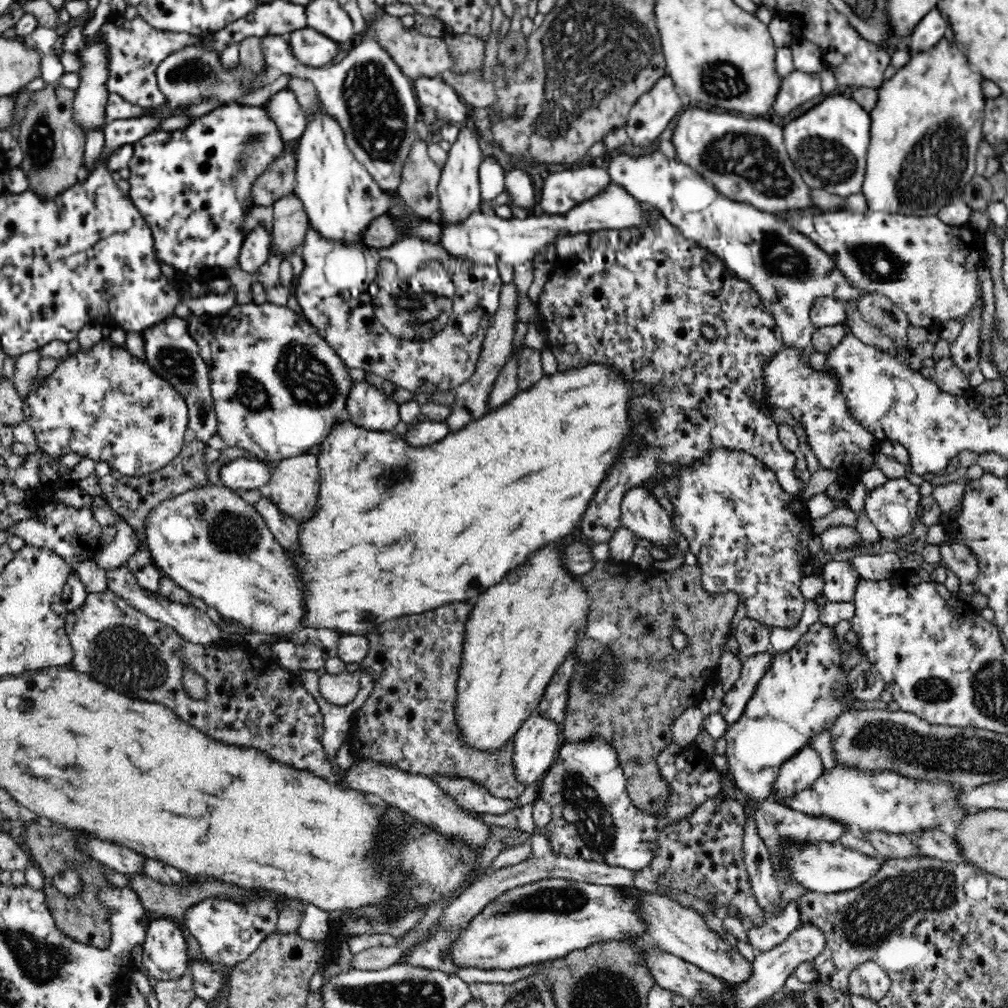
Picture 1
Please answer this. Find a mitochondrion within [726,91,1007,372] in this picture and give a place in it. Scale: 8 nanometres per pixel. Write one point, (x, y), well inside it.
(931, 171)

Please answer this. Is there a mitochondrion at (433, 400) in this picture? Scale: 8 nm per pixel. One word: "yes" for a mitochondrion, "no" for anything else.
no

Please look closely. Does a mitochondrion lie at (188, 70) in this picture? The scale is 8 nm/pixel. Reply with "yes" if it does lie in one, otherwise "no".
yes

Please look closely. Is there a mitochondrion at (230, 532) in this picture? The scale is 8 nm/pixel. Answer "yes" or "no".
yes

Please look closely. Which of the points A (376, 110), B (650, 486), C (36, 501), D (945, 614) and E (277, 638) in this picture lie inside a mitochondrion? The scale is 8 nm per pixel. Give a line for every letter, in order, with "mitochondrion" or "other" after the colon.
A: mitochondrion
B: other
C: other
D: other
E: other

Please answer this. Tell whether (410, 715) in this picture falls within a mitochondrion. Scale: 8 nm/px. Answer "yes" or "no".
no

